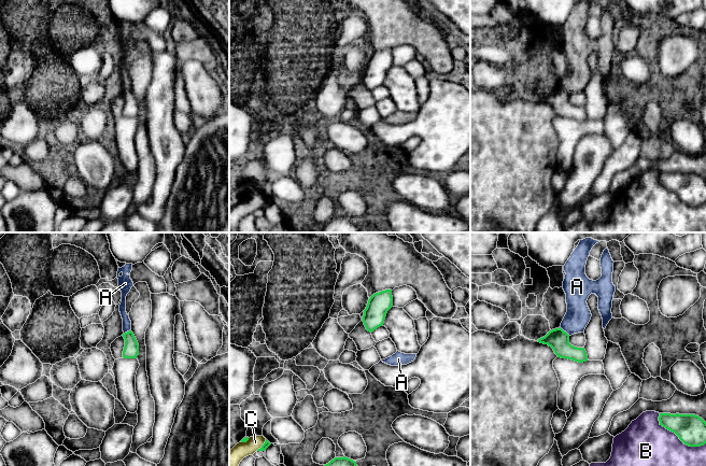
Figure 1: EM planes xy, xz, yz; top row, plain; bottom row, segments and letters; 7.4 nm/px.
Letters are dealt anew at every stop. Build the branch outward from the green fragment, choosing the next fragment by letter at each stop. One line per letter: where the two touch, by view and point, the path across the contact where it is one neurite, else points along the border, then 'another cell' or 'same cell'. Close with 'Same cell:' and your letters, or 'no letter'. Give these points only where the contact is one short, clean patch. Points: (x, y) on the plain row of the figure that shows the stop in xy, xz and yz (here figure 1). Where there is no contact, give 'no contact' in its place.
A: meets green in yz at (565, 90); border along yz (560, 85), (569, 94); another cell
B: meets green in yz at (678, 195); another cell
C: meets green in xz at (262, 205); another cell
Same cell: no letter

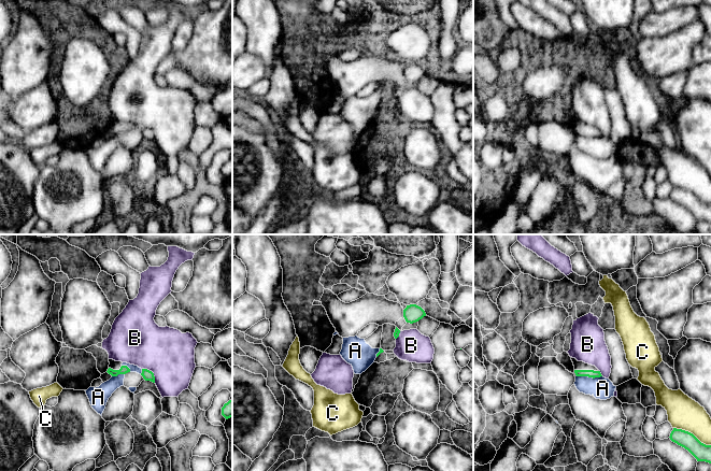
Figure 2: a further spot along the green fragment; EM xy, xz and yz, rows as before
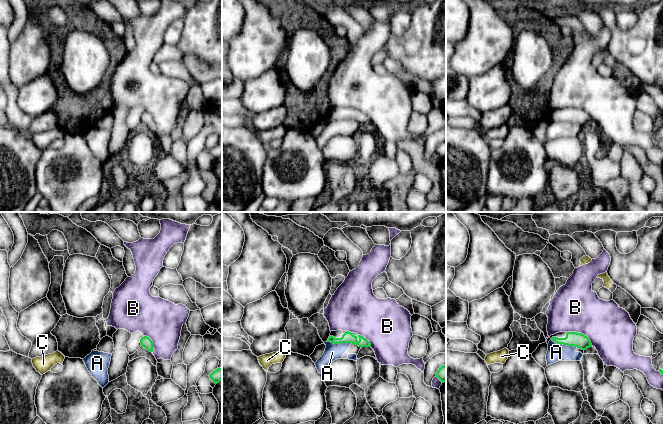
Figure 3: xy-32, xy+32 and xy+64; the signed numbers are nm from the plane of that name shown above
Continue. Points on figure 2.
A: meets green in yz at (589, 136); border along yz (577, 134), (601, 136); another cell
B: meets green in xy at (152, 131); another cell
C: meets green in yz at (692, 193); another cell
Same cell: no letter

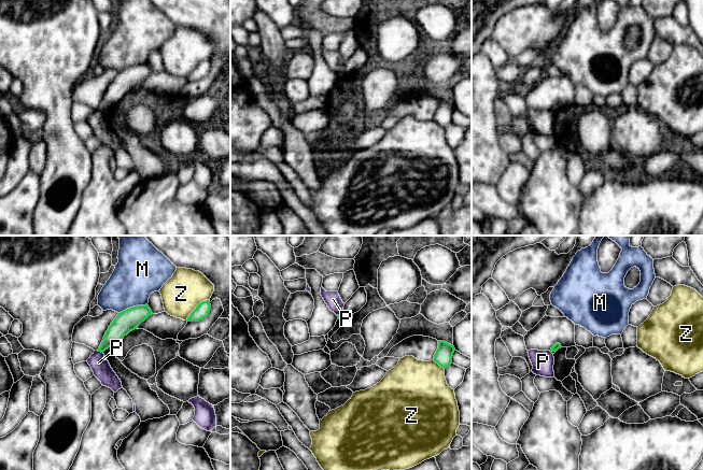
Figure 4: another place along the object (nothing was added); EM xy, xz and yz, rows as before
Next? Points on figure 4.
M: meets green in xy at (132, 66); another cell
P: meets green in xy at (100, 110); border along xy (97, 109), (102, 112); another cell
Z: meets green in xy at (196, 67); another cell
Same cell: no letter

